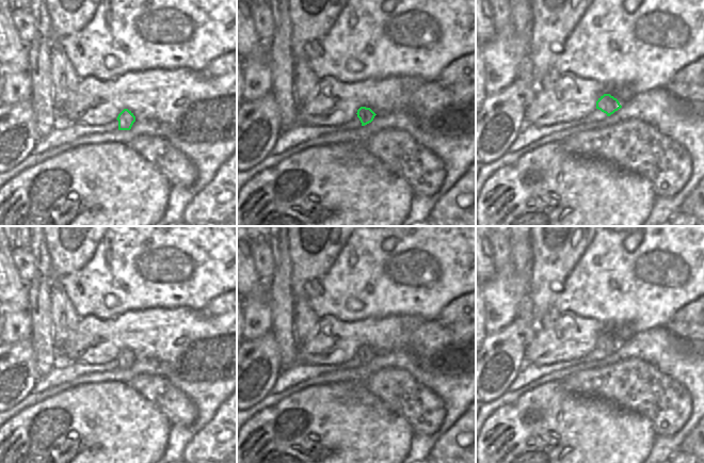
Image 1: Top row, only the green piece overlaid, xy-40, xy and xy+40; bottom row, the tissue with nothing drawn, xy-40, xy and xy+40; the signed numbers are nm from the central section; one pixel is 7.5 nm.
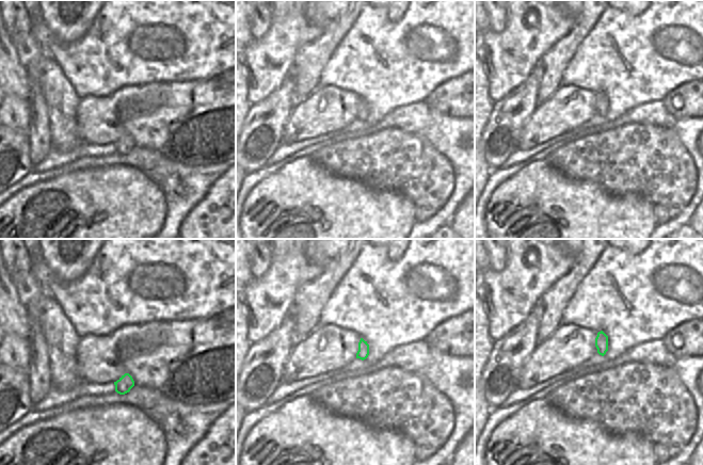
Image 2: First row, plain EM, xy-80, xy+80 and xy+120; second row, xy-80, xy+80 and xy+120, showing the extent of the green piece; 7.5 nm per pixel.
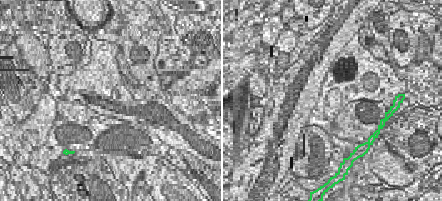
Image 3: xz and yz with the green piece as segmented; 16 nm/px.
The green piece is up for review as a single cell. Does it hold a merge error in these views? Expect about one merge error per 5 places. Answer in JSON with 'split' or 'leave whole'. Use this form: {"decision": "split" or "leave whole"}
{"decision": "leave whole"}

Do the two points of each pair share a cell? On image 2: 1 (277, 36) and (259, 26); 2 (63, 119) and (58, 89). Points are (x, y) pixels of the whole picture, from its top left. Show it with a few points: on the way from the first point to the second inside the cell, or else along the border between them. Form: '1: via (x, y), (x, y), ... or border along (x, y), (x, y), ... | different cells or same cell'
1: border along (271, 11), (268, 30), (260, 37), (254, 38) | different cells
2: via (62, 112), (62, 99), (60, 96) | same cell

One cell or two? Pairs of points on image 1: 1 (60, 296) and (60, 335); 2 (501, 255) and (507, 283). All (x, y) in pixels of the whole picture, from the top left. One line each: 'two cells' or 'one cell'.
1: one cell
2: two cells

